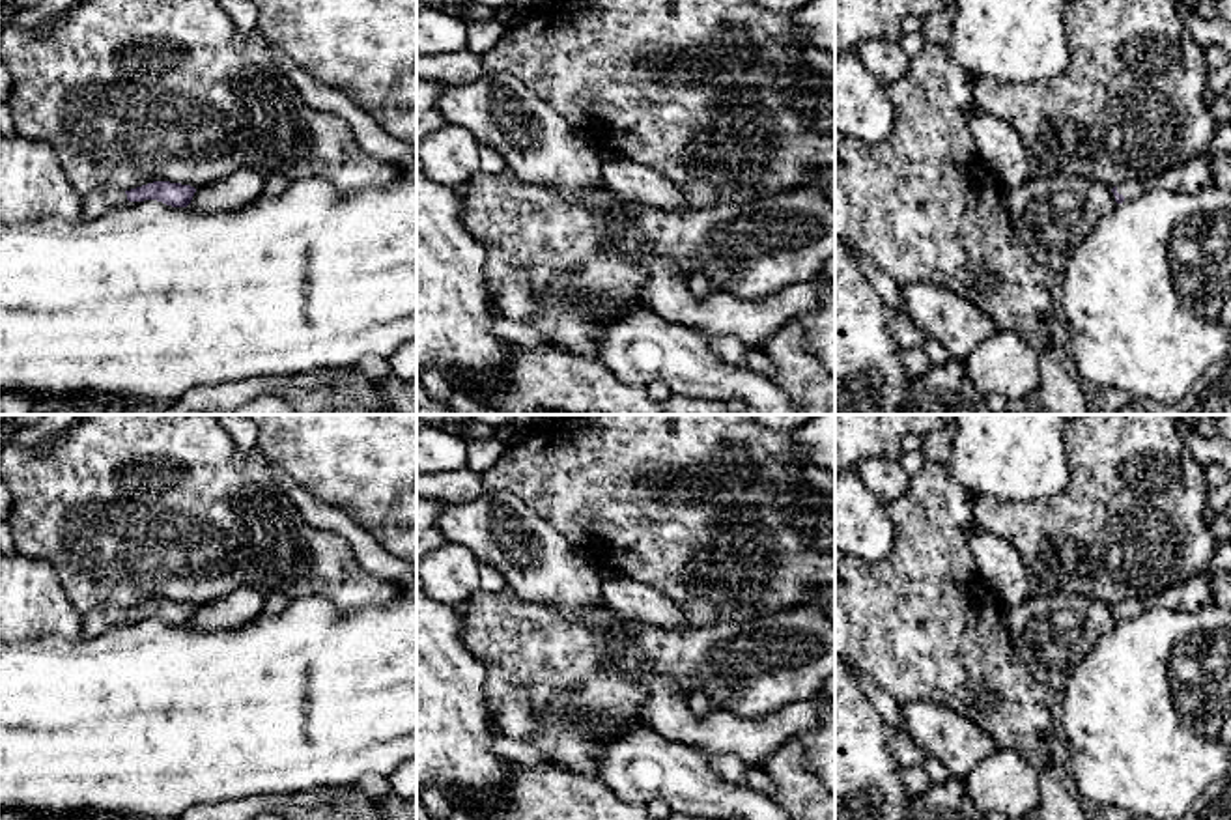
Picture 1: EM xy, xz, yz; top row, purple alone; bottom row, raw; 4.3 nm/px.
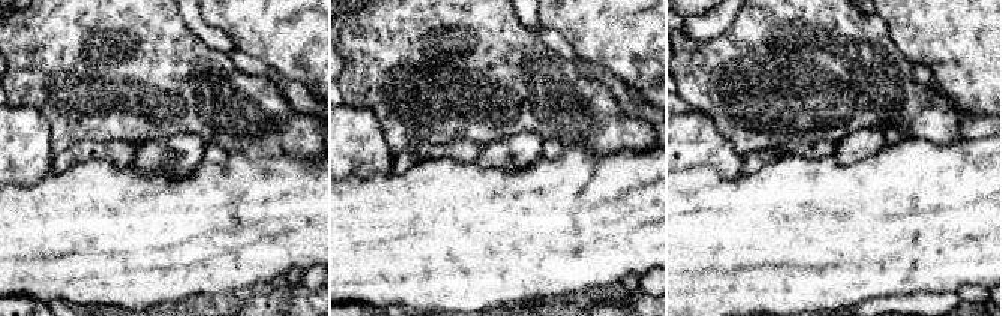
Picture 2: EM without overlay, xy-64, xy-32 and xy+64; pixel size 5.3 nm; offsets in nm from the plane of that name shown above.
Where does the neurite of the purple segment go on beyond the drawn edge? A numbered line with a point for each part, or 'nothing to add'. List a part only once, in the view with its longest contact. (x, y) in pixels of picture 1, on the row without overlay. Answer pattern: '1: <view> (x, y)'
1: yz (1194, 594)

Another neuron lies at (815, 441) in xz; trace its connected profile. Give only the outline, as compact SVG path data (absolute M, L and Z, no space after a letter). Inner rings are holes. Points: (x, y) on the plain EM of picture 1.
M816 415L790 435L798 458L835 474L835 415Z

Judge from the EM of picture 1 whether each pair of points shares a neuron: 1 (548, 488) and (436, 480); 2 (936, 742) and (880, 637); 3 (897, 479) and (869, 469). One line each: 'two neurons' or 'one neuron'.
1: two neurons
2: two neurons
3: one neuron

